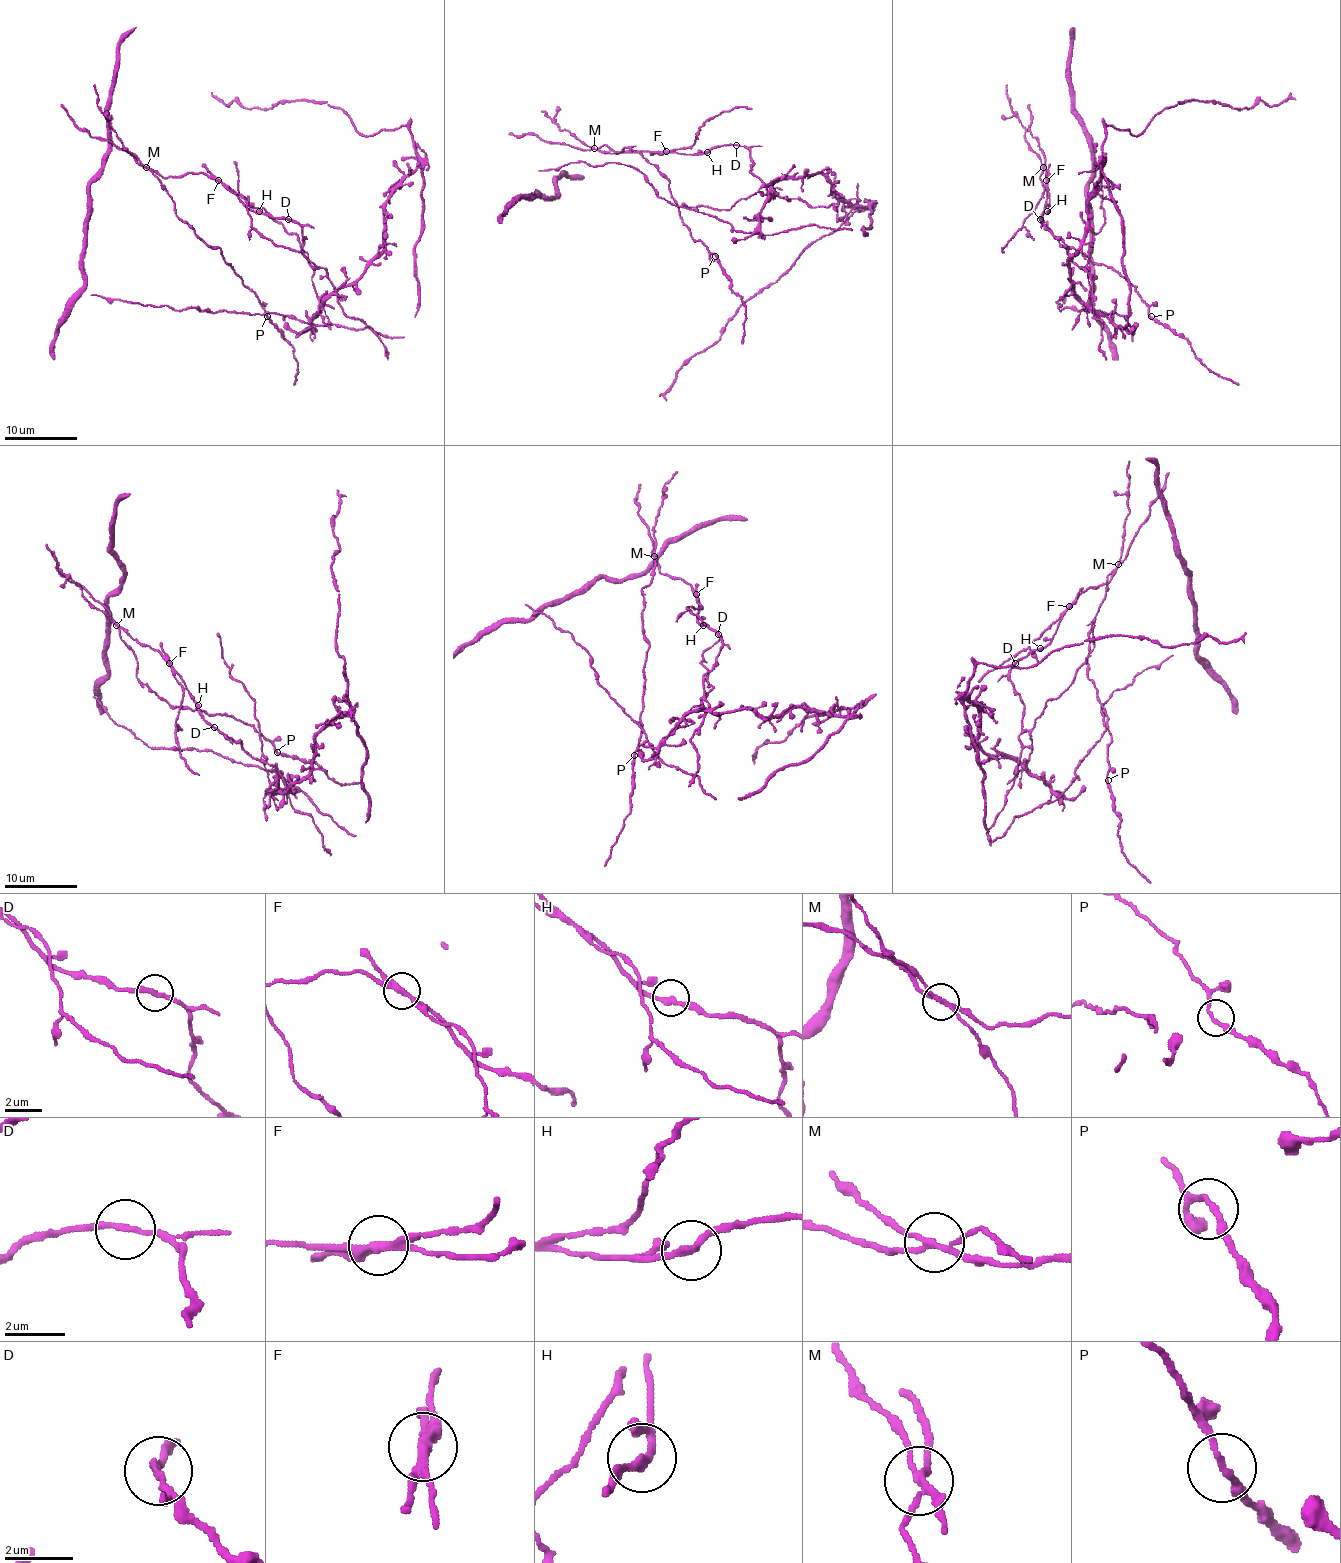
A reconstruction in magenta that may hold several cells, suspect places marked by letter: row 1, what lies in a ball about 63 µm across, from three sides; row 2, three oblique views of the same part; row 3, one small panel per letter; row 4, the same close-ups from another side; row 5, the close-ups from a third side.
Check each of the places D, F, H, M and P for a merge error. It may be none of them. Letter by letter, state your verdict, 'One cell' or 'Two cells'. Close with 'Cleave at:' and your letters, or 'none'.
D: Two cells
F: Two cells
H: One cell
M: Two cells
P: One cell
Cleave at: D, F, M

